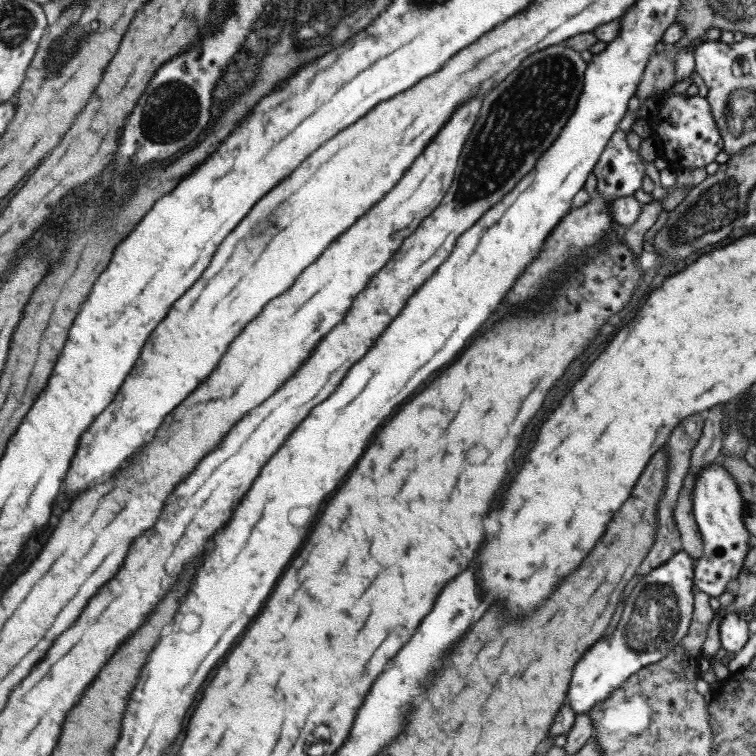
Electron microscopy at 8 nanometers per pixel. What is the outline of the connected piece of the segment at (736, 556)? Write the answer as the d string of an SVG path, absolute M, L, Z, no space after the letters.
M712 462L695 476L691 491L692 515L702 540L702 551L695 560L692 584L710 597L718 597L734 582L742 568L742 562L750 549L751 535L743 522L744 500L731 475L723 466Z

